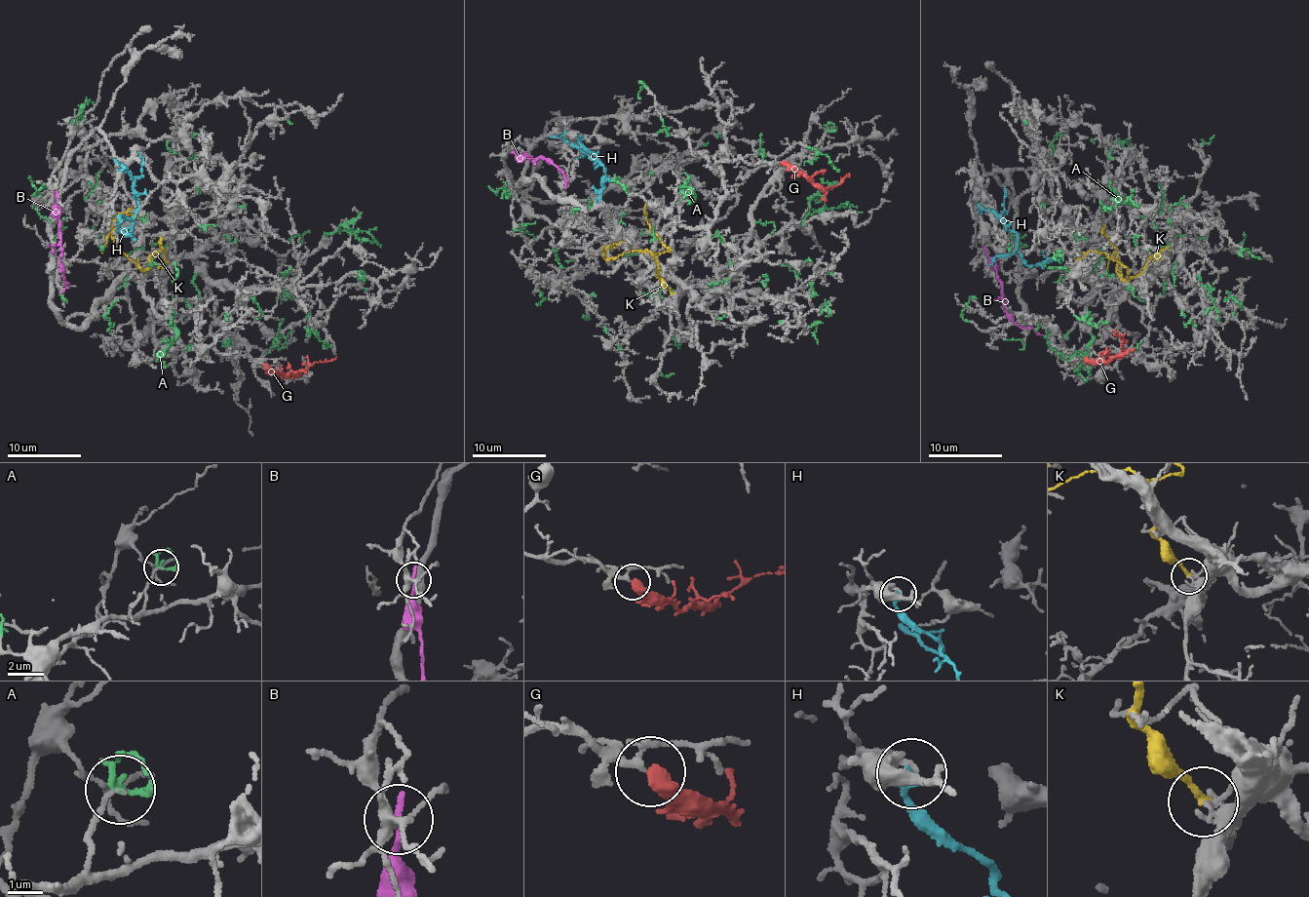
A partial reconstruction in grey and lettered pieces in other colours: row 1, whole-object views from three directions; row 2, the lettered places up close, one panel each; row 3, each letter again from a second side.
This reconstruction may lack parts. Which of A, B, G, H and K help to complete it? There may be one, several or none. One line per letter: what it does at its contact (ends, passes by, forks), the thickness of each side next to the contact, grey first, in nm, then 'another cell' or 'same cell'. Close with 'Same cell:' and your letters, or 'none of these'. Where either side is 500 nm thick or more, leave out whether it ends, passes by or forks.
A: it passes by; 120 nm thick on the grey side, 180 nm on the other; another cell
B: it ends there; 240 nm thick on the grey side, 200 nm on the other; another cell
G: it ends there; 120 nm thick on the grey side, 440 nm on the other; same cell
H: it ends there; 280 nm thick on the grey side, 220 nm on the other; another cell
K: it ends there; 220 nm thick on the grey side, 180 nm on the other; another cell
Same cell: G

